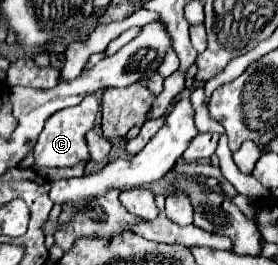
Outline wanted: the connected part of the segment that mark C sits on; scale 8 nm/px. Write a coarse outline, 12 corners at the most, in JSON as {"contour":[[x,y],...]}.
{"contour":[[94,94],[57,111],[34,145],[34,167],[90,159],[84,135],[100,103]]}

